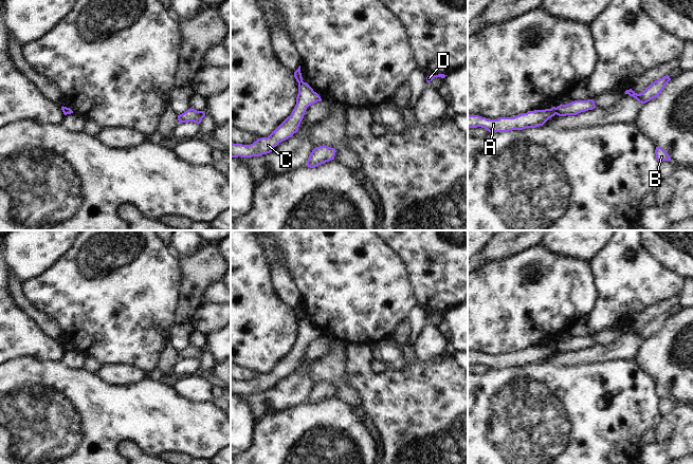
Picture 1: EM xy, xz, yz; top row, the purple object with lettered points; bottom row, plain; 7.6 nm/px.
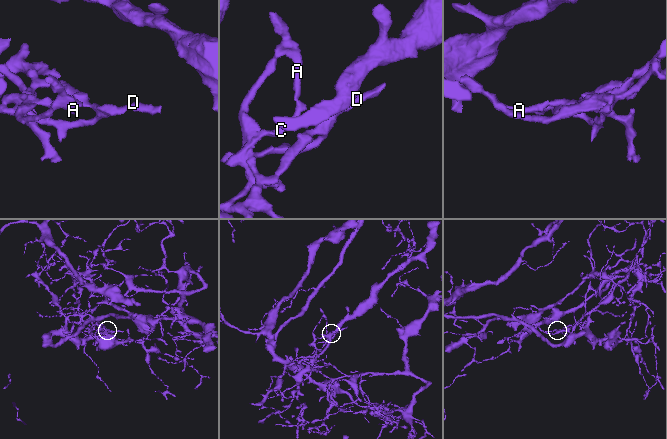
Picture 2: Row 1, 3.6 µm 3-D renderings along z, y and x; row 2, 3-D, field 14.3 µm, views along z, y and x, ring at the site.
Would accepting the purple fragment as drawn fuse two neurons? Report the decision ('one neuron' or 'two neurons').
two neurons

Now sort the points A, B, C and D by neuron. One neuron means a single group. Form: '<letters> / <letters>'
A / B C D

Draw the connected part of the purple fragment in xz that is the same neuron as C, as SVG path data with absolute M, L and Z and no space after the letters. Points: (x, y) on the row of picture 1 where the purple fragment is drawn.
M307 82L298 83L296 105L291 113L268 137L258 138L251 145L231 143L231 157L252 157L267 154L281 142L298 131L307 108L317 101L321 96Z

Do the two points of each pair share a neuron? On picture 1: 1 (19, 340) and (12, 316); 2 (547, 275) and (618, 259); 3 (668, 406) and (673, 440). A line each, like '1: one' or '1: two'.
1: one
2: two
3: two

